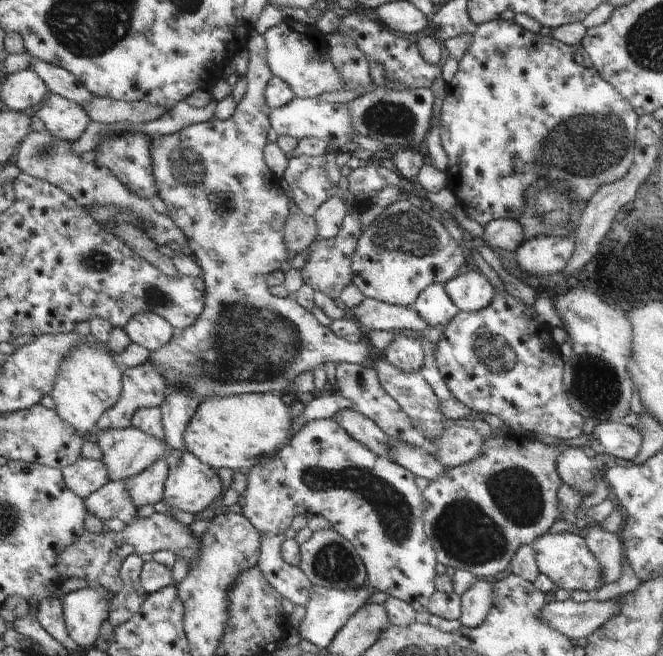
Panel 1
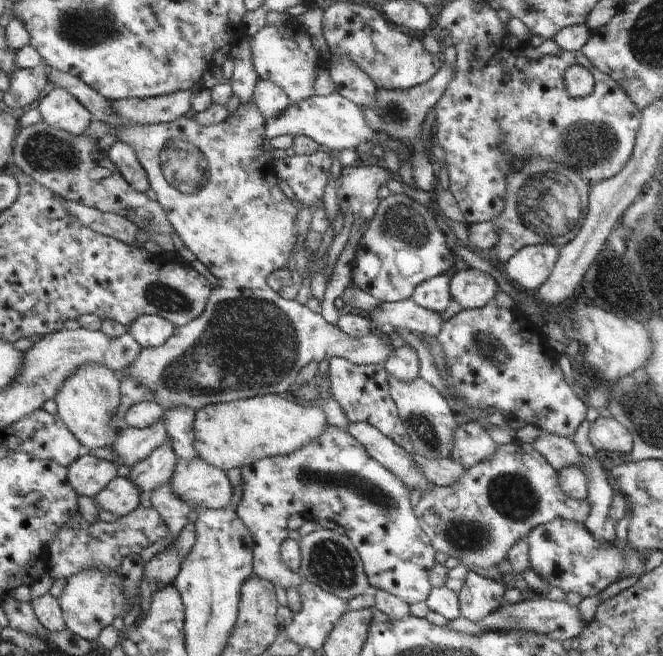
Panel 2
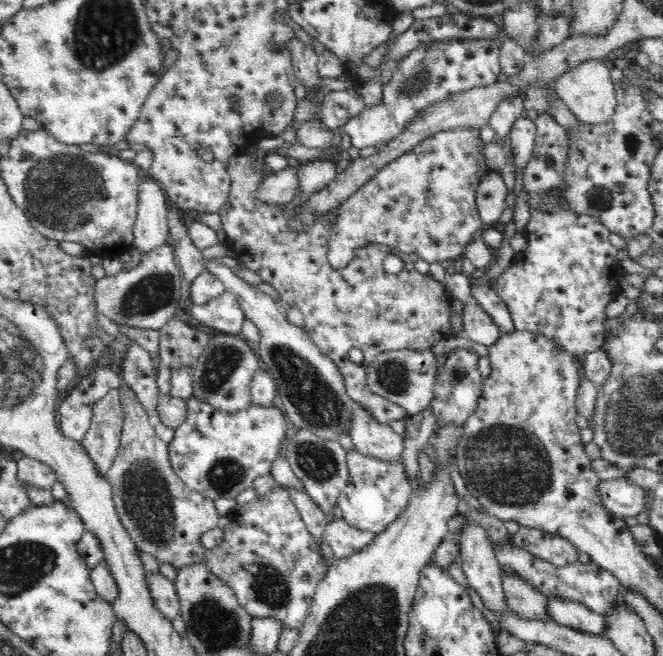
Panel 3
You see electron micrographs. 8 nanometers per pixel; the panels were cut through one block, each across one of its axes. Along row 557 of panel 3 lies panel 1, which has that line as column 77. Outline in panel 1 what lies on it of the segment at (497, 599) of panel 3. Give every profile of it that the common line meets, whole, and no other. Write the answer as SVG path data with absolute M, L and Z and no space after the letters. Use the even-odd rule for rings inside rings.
M81 458L81 462L65 468L63 472L69 488L73 488L85 500L111 482L109 466L103 460Z

